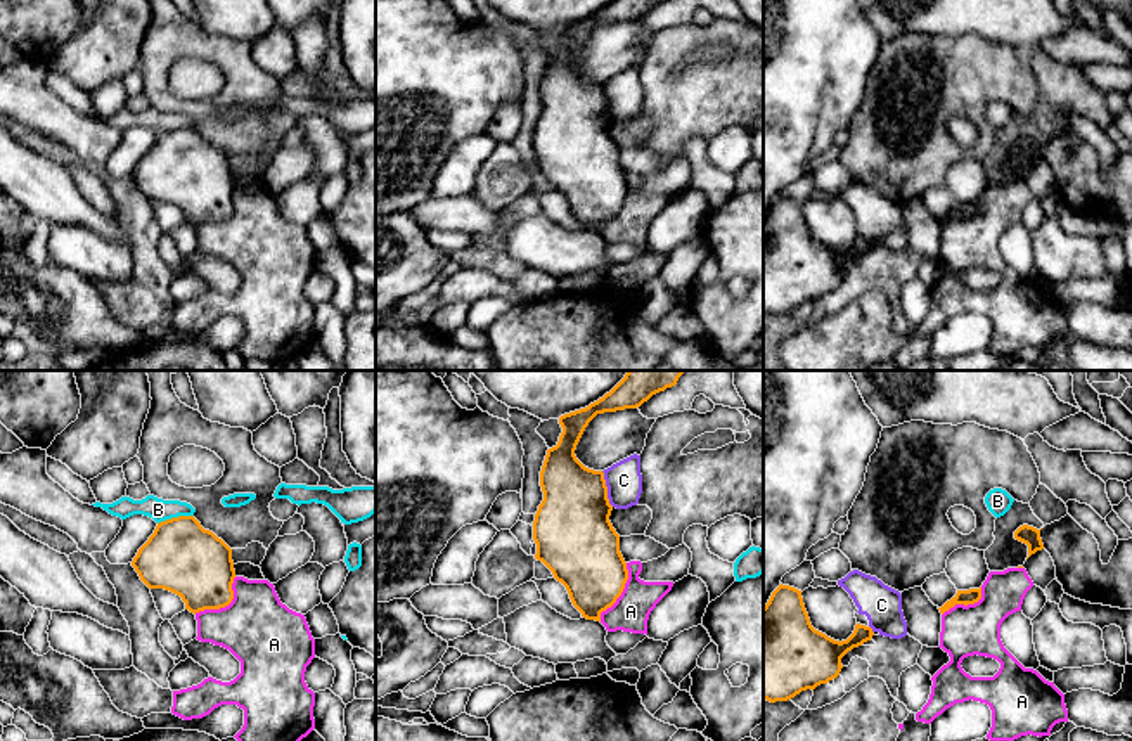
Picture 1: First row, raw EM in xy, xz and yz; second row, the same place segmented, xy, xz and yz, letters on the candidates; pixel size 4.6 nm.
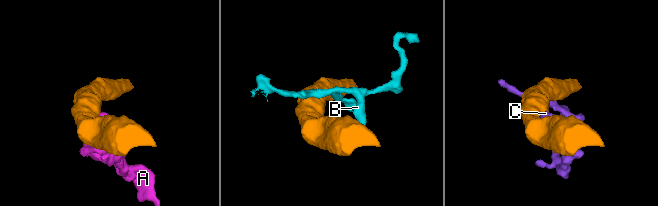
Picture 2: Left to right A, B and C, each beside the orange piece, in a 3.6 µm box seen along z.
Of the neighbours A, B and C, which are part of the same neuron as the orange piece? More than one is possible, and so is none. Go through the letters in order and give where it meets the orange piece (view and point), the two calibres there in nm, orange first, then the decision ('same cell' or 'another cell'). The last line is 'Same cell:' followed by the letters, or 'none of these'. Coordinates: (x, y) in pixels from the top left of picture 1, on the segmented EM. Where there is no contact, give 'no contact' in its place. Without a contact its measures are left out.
A: xy (224, 606) | 320/340 nm | another cell
B: xy (175, 518) | 340/100 nm | another cell
C: xz (606, 489) | 360/170 nm | another cell
Same cell: none of these

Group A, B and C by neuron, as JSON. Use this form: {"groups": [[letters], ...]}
{"groups": [["A"], ["B"], ["C"]]}

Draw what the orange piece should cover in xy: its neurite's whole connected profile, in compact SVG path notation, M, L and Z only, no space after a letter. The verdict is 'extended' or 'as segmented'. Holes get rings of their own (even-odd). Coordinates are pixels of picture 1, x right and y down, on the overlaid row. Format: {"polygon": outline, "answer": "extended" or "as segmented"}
{"polygon": "M194 516L158 523L132 566L149 589L180 596L194 615L225 608L234 599L232 549Z", "answer": "as segmented"}

